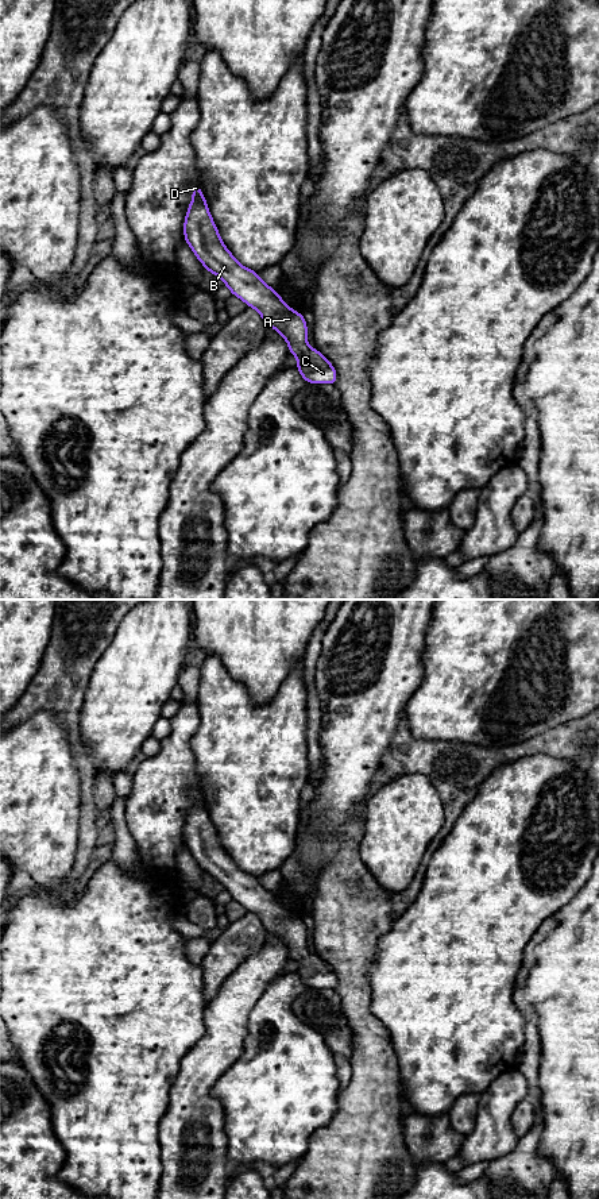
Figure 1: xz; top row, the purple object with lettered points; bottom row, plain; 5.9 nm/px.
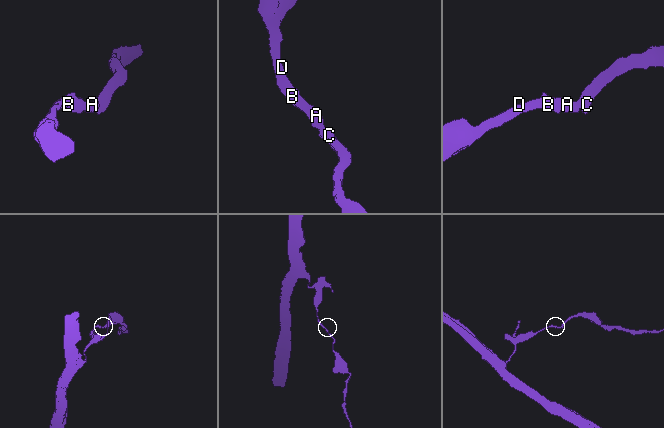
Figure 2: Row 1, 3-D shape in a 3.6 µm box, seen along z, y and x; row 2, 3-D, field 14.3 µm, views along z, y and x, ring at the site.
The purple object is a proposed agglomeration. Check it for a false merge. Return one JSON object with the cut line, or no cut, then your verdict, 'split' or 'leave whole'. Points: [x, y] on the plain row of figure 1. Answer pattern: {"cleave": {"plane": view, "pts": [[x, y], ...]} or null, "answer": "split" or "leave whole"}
{"cleave": null, "answer": "leave whole"}

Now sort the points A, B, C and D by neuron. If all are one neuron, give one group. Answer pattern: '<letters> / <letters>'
A B C D

